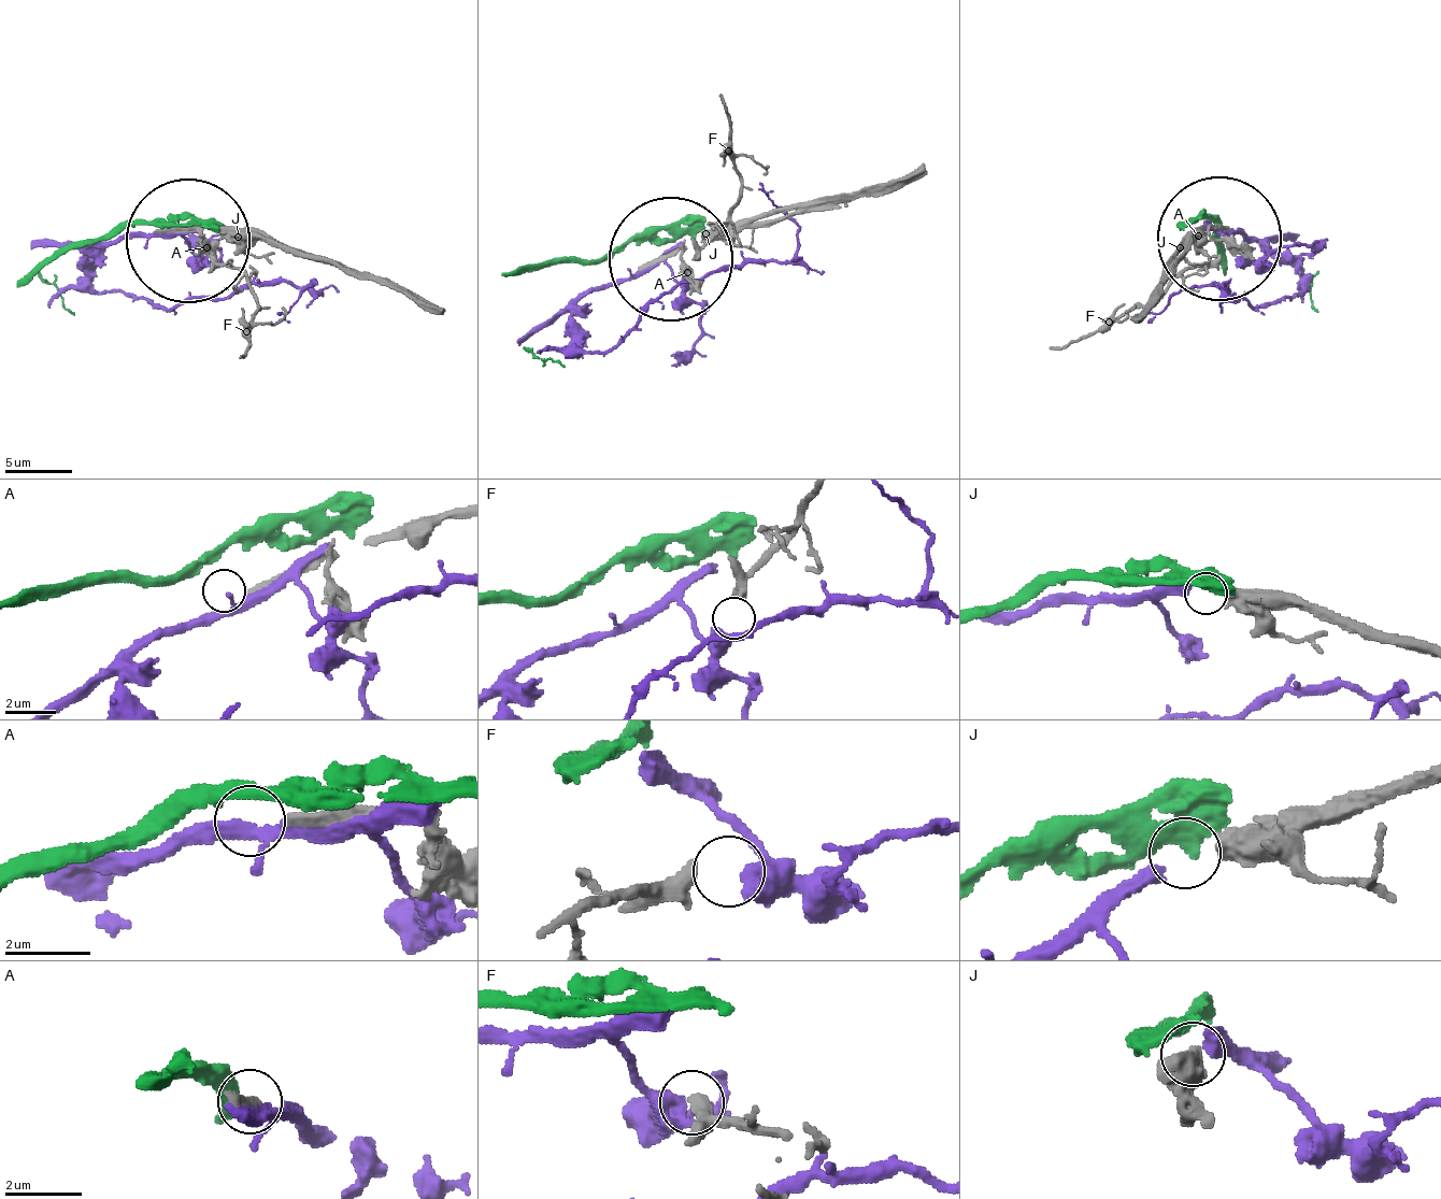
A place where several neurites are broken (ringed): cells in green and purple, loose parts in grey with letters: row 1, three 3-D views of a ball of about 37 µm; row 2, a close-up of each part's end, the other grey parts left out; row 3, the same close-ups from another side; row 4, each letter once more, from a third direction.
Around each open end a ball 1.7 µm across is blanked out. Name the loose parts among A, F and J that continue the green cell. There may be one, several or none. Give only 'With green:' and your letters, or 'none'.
With green: none

